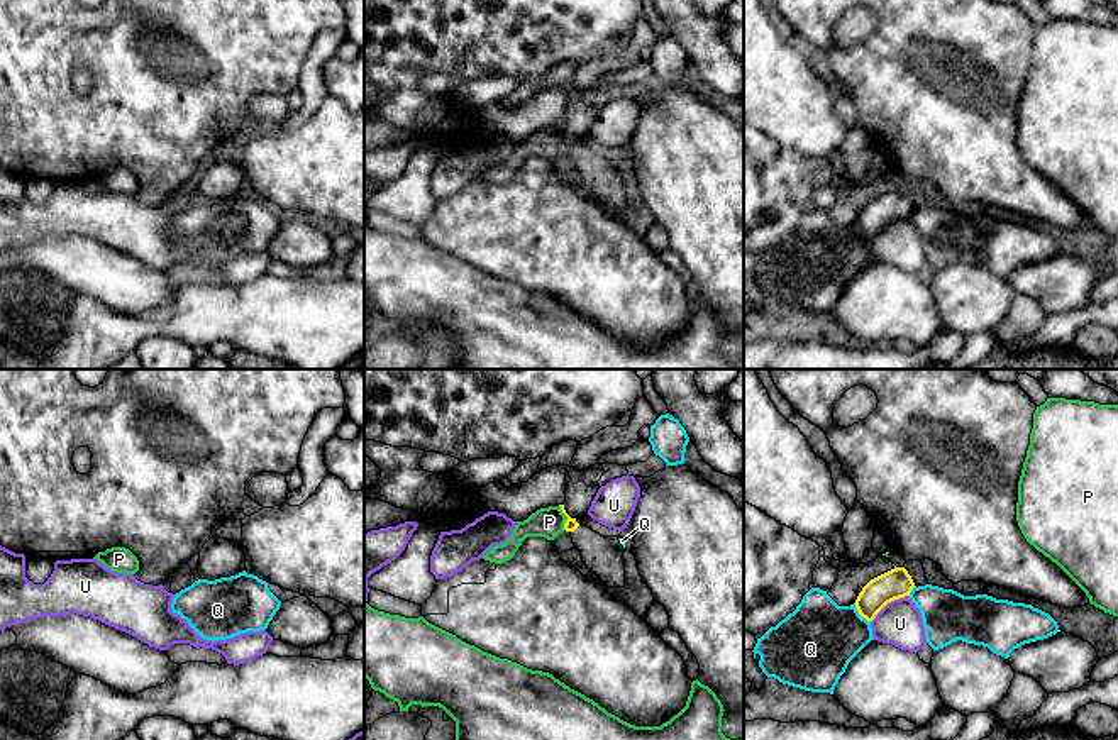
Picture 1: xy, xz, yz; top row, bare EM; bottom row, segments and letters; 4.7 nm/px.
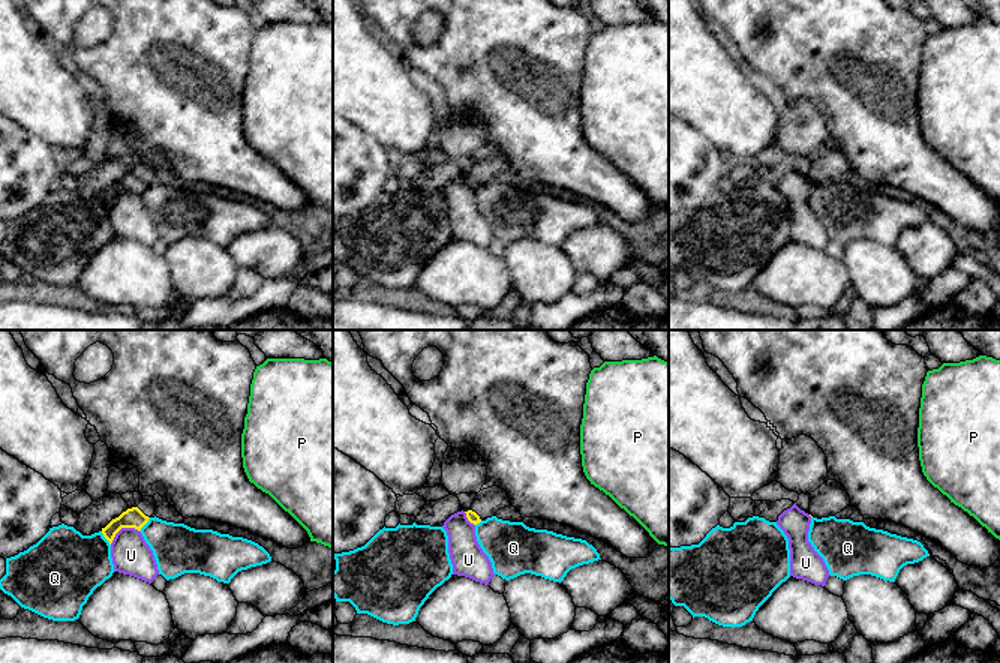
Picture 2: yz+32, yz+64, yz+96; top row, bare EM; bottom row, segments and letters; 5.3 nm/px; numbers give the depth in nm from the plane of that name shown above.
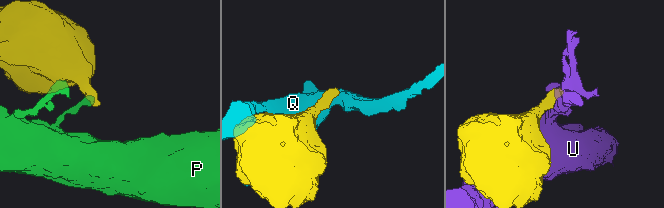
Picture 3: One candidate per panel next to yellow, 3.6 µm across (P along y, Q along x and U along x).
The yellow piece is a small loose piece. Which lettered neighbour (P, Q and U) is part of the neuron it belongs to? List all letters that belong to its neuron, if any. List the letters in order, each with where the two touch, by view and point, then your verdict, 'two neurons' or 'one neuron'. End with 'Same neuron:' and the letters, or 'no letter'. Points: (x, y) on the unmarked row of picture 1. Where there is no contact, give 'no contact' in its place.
P: meets yellow in xz at (566, 136); two neurons
Q: meets yellow in yz at (859, 234); two neurons
U: meets yellow in yz at (888, 222); two neurons
Same neuron: no letter

